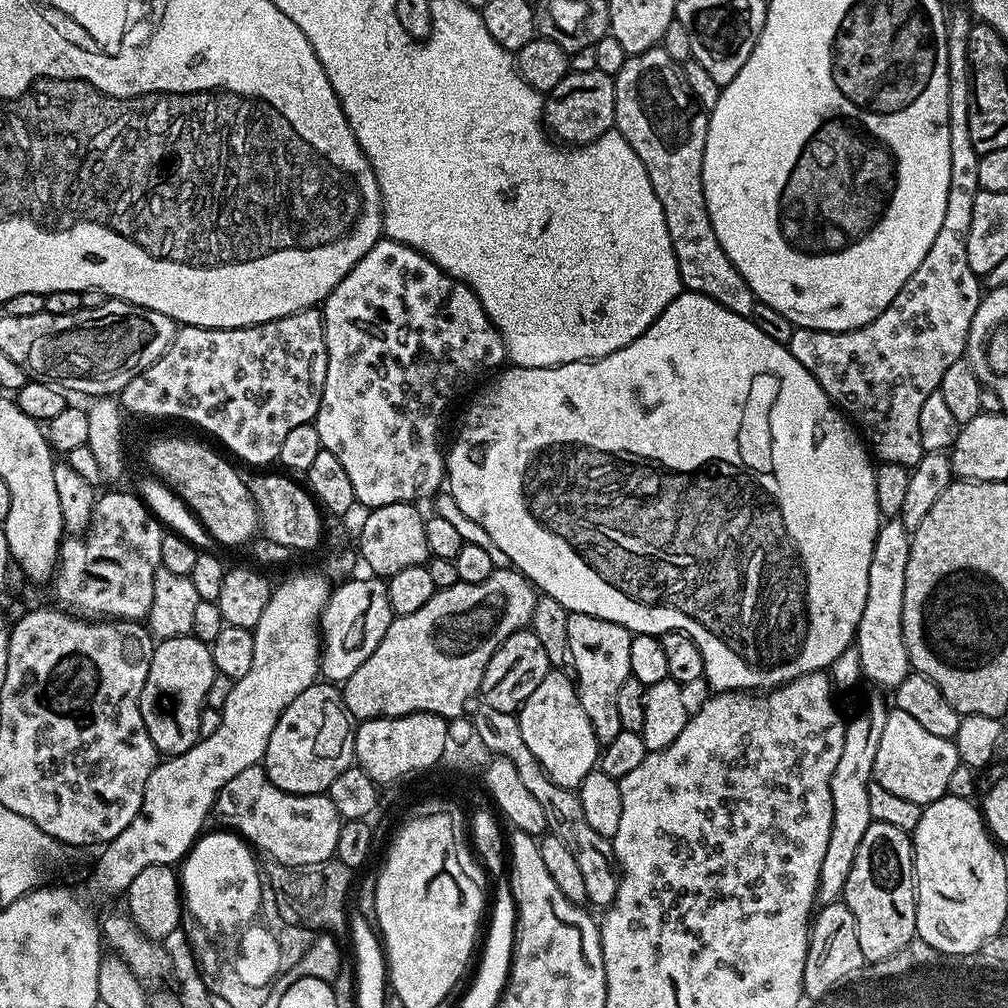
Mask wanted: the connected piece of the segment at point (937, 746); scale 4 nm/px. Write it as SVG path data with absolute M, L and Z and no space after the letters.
M893 707L888 712L886 726L882 726L882 739L878 741L878 754L874 758L872 778L875 784L921 806L948 795L950 778L960 764L955 739L938 738L930 734L906 710Z

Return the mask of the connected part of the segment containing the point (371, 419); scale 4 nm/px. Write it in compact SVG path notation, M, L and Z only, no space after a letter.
M381 238L377 244L370 246L366 258L356 263L350 274L346 274L346 278L342 278L342 282L334 286L332 293L324 299L322 311L328 357L326 382L322 386L322 402L318 406L318 414L314 421L321 449L334 454L334 458L342 462L350 483L354 486L357 505L361 509L364 507L364 510L371 510L378 506L390 506L394 502L410 504L419 501L419 496L435 497L446 480L446 452L442 444L440 448L440 427L444 424L444 415L447 414L448 407L463 394L464 387L471 380L478 379L483 372L491 373L499 369L506 360L502 338L490 322L486 310L482 310L482 302L478 302L476 295L462 281L445 274L438 265L430 262L430 258L426 258L418 250L402 242Z

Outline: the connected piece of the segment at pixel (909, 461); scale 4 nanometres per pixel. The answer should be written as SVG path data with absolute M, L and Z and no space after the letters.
M967 11L947 13L948 21L948 125L950 126L950 191L946 194L946 214L942 217L942 227L934 237L926 258L910 278L906 286L898 290L898 298L866 326L849 332L823 332L809 328L793 327L788 343L790 354L810 370L812 377L822 386L841 412L847 414L853 425L862 433L867 447L877 461L885 464L901 464L911 470L925 451L922 434L918 434L918 414L942 382L942 374L953 362L965 355L970 334L970 322L974 322L974 310L978 310L982 295L982 280L970 270L966 258L966 238L970 234L970 221L974 215L974 198L981 192L978 182L978 162L981 153L974 150L970 142L970 122L968 103L972 100L972 81L968 66L968 35L974 23Z

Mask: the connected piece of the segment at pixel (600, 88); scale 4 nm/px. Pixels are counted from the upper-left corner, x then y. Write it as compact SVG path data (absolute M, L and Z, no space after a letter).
M573 72L546 93L544 124L557 141L568 146L589 144L613 131L616 122L616 81L605 72Z

